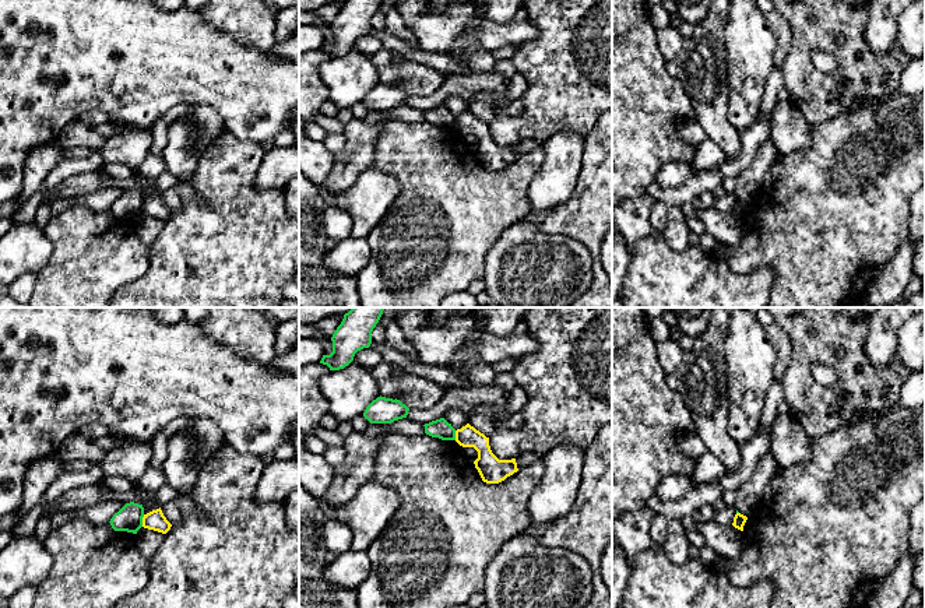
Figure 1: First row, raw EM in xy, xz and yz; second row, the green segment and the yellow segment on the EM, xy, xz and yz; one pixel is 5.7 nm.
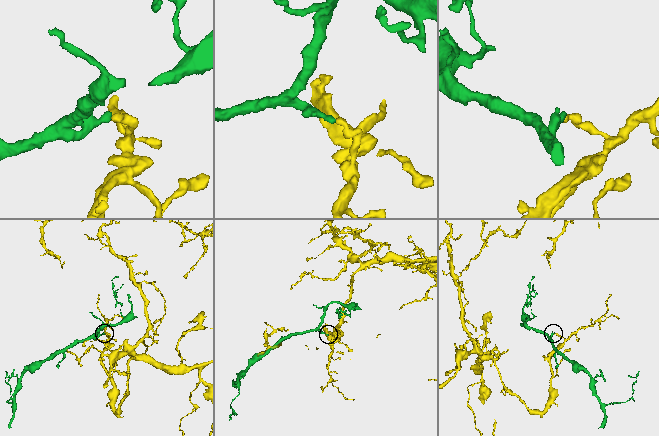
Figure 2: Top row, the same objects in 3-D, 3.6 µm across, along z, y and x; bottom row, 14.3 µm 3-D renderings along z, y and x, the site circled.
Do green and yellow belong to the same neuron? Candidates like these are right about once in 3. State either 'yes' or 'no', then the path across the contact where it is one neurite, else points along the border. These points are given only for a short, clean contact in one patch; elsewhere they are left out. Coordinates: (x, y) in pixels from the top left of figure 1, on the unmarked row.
no; border xy (144, 201), (141, 213)

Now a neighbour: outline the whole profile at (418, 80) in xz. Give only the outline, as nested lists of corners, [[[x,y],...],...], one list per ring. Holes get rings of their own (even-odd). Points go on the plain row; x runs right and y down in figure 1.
[[[405,60],[401,64],[379,66],[377,73],[381,84],[397,85],[414,96],[429,96],[444,81],[442,73],[412,60]]]

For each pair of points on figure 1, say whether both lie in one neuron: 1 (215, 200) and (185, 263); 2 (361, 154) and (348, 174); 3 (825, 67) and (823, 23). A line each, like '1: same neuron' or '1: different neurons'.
1: same neuron
2: same neuron
3: different neurons

